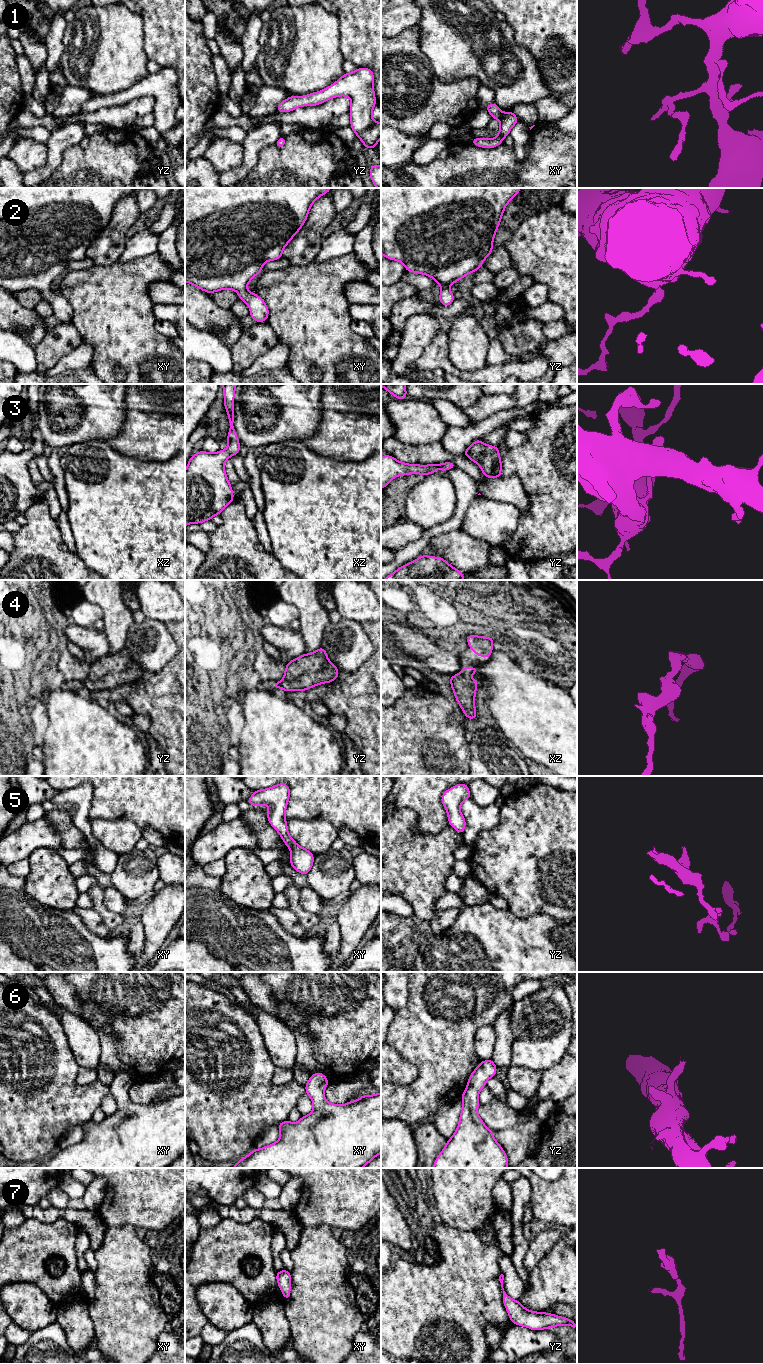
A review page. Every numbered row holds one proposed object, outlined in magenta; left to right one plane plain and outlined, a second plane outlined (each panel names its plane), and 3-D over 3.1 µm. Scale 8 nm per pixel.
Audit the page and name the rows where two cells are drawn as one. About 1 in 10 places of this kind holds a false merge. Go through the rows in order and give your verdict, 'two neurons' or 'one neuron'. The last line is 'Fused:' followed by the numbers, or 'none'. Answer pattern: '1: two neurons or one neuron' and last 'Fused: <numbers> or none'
1: one neuron
2: one neuron
3: one neuron
4: one neuron
5: one neuron
6: one neuron
7: one neuron
Fused: none

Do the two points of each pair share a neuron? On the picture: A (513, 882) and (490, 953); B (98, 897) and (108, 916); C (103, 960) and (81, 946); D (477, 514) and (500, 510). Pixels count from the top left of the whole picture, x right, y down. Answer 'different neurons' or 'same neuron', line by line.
A: different neurons
B: same neuron
C: same neuron
D: same neuron

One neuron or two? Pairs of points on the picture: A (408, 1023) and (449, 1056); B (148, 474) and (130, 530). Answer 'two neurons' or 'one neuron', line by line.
A: one neuron
B: one neuron

